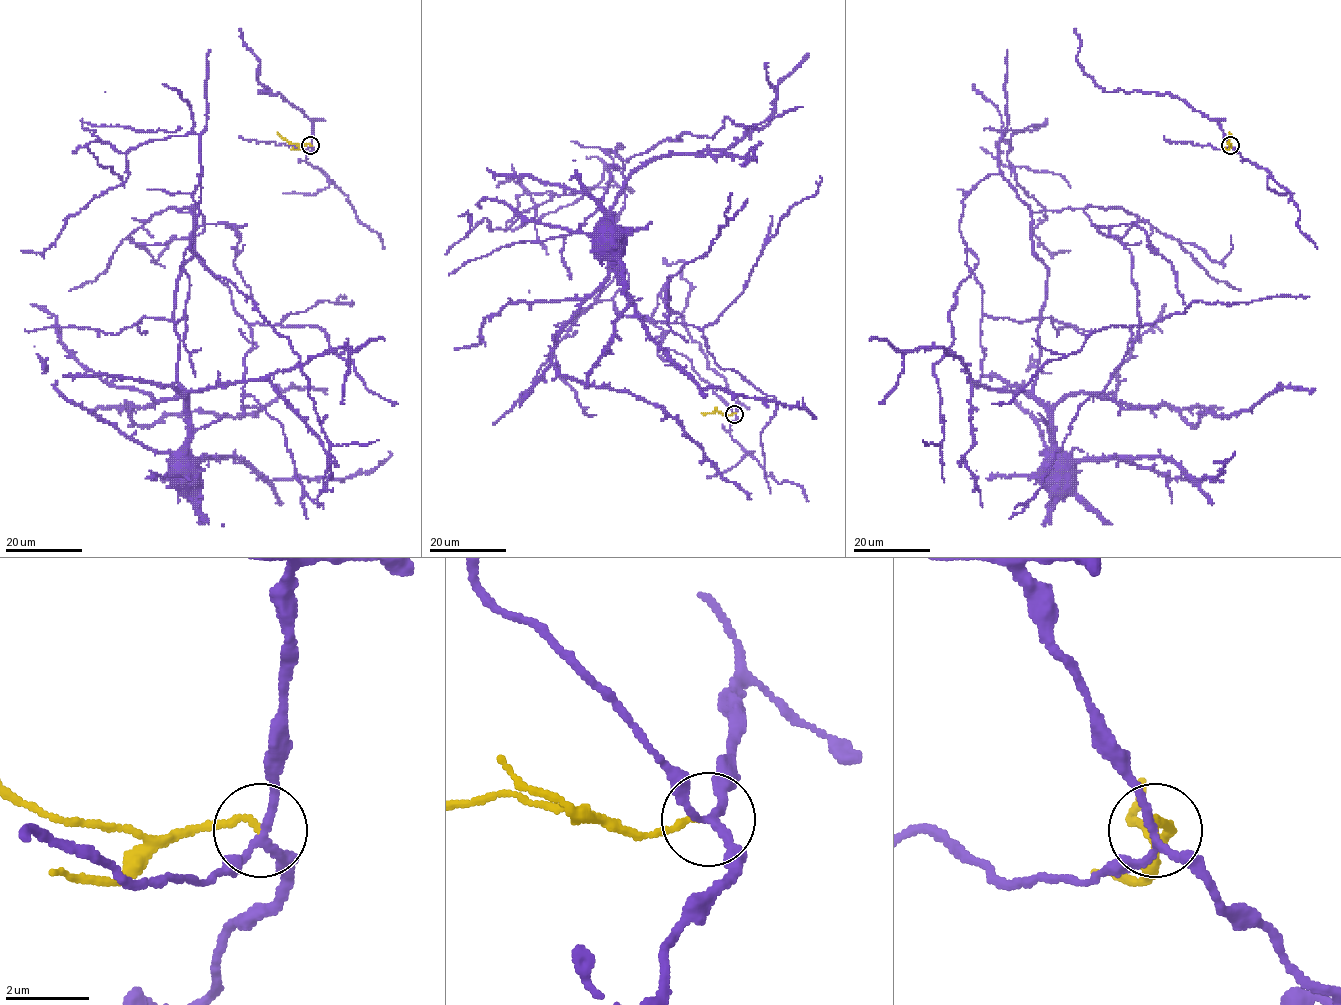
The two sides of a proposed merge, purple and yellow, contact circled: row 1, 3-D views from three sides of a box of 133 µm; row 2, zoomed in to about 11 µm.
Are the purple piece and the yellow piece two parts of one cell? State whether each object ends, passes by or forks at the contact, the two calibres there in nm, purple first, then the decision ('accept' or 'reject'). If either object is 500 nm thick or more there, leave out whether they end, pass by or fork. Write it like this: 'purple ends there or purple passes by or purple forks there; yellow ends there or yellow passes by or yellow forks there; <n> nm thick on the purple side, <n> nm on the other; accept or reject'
purple forks there; yellow ends there; 170 nm thick on the purple side, 140 nm on the other; reject

